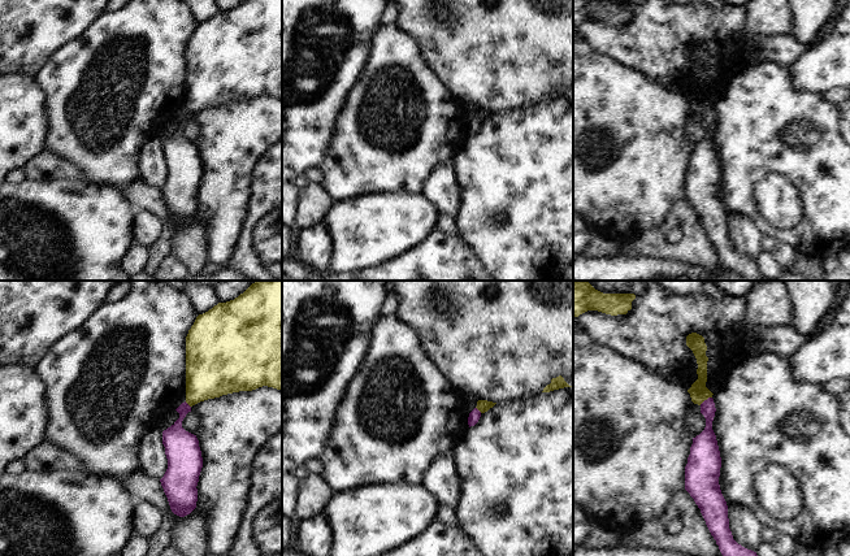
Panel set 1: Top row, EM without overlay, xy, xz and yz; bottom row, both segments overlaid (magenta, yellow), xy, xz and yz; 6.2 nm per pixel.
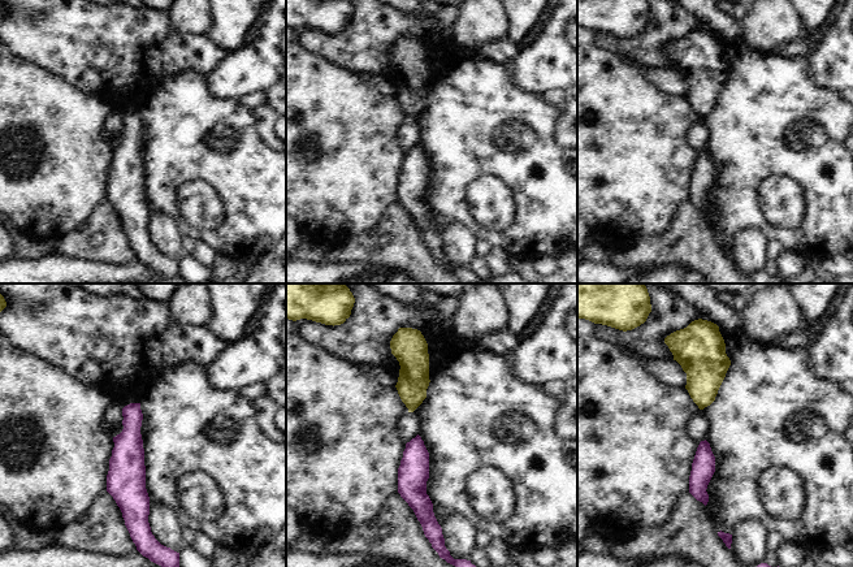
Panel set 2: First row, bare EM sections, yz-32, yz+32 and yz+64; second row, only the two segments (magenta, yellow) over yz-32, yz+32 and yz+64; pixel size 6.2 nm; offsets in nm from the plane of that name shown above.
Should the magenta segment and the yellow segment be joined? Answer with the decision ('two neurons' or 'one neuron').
two neurons

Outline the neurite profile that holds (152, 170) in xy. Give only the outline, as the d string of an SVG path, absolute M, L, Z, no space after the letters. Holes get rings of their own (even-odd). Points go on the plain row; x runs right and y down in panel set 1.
M149 139L139 151L139 178L155 188L161 188L168 178L168 168L162 153L162 142Z

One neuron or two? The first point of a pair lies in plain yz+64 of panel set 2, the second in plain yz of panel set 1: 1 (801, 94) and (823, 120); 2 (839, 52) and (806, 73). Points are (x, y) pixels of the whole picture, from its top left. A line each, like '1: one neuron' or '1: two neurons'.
1: one neuron
2: one neuron

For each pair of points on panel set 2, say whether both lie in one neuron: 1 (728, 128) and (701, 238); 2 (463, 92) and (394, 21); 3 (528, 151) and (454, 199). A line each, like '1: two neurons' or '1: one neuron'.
1: two neurons
2: two neurons
3: one neuron

